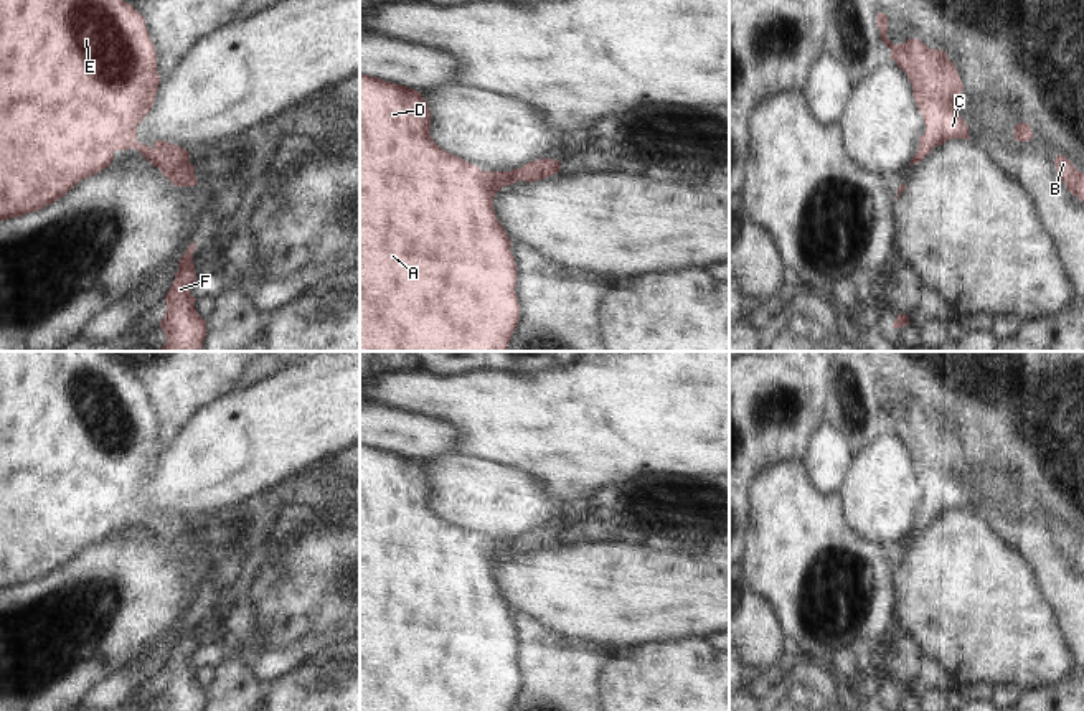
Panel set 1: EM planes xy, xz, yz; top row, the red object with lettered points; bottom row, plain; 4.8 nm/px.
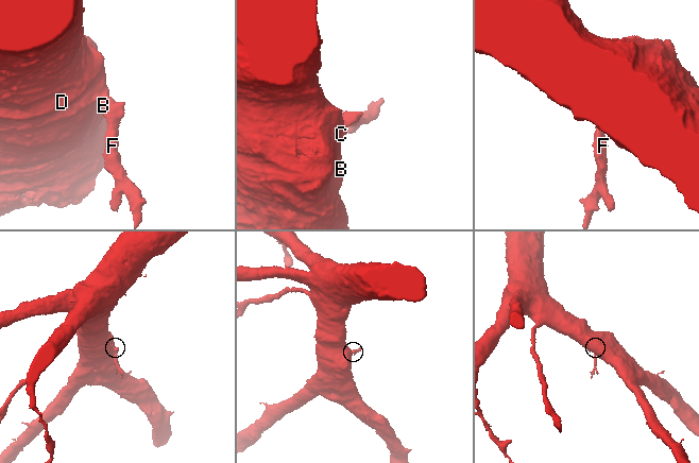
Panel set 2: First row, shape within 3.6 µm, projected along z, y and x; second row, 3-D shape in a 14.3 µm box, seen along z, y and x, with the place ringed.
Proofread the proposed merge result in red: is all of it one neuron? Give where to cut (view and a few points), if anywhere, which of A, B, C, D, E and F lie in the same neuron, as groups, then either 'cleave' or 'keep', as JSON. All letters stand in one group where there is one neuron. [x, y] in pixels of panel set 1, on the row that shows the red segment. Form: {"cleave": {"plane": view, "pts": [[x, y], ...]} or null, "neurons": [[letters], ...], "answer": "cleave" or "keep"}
{"cleave": null, "neurons": [["A", "B", "C", "D", "E", "F"]], "answer": "keep"}

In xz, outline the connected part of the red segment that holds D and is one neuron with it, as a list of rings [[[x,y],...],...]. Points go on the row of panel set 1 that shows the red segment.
[[[360,73],[360,351],[507,351],[520,318],[516,264],[510,251],[511,241],[497,219],[493,198],[502,186],[520,180],[531,183],[558,173],[561,163],[541,158],[511,172],[483,172],[442,150],[429,132],[431,111],[419,91]]]

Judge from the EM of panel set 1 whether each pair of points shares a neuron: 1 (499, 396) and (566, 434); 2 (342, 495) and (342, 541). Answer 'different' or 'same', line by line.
1: same
2: different

